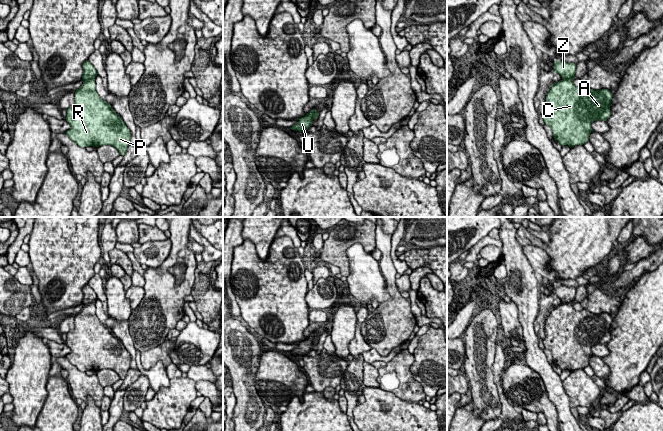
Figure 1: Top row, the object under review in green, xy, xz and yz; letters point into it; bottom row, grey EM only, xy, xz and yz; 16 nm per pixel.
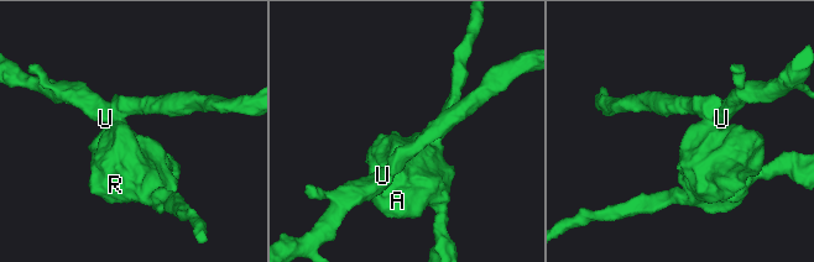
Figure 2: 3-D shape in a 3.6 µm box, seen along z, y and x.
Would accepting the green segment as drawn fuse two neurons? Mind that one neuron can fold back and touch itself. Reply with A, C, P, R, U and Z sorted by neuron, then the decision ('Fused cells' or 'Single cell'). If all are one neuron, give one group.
Groups: A C P R / U Z. Fused cells

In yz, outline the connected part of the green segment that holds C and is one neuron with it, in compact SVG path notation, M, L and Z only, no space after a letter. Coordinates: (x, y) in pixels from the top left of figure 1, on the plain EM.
M563 303L553 307L546 320L543 344L562 370L583 369L593 356L591 348L610 341L612 321L608 313L593 314L586 308L576 311L573 304Z

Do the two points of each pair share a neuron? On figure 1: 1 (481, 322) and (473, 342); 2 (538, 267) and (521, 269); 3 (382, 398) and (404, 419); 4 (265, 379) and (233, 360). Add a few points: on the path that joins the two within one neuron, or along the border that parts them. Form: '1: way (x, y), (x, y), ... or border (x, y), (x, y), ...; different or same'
1: way (481, 327), (481, 334), (478, 337); same
2: border (523, 246), (523, 252), (535, 272); different
3: way (387, 403), (399, 415); same
4: border (257, 367), (254, 386), (260, 397); different

